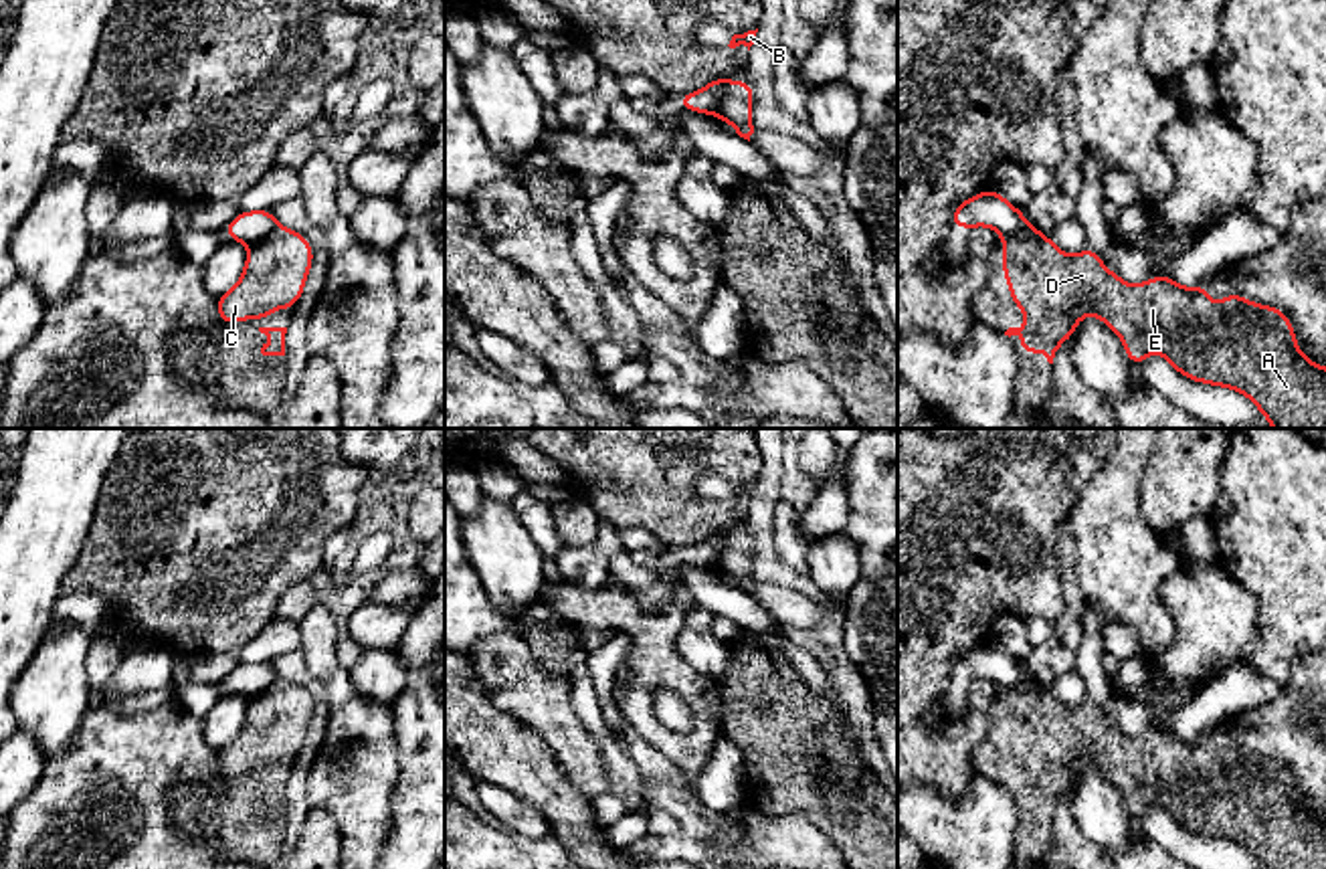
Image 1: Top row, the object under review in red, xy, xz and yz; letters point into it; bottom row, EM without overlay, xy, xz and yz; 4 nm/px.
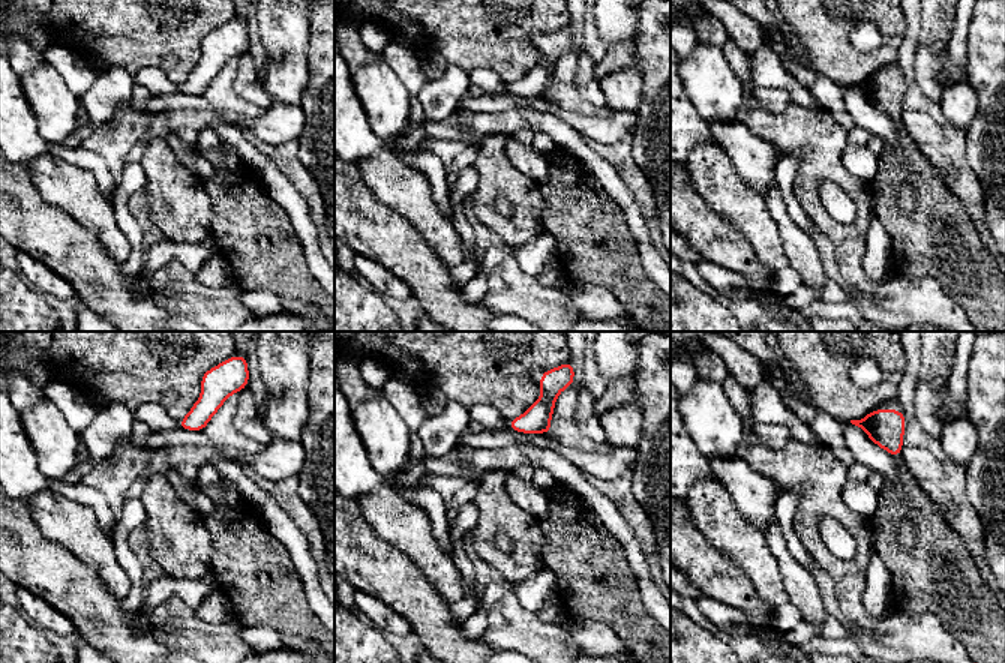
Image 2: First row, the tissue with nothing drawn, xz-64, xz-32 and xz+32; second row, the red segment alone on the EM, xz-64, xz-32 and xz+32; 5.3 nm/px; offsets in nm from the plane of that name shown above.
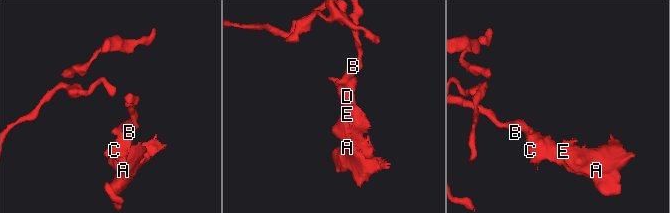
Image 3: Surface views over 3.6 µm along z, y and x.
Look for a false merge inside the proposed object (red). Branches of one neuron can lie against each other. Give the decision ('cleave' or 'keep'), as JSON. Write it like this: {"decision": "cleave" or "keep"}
{"decision": "cleave"}

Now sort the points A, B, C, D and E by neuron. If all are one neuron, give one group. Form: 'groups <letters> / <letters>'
groups A C D E / B

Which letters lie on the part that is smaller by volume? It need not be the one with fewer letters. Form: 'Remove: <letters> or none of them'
Remove: A, C, D, E

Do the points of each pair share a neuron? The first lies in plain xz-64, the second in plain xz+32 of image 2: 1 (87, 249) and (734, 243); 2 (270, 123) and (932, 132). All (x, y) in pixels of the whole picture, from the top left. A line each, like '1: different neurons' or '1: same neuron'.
1: same neuron
2: same neuron

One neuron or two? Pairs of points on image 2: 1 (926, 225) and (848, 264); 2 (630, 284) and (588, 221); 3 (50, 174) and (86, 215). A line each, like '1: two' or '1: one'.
1: two
2: one
3: one

